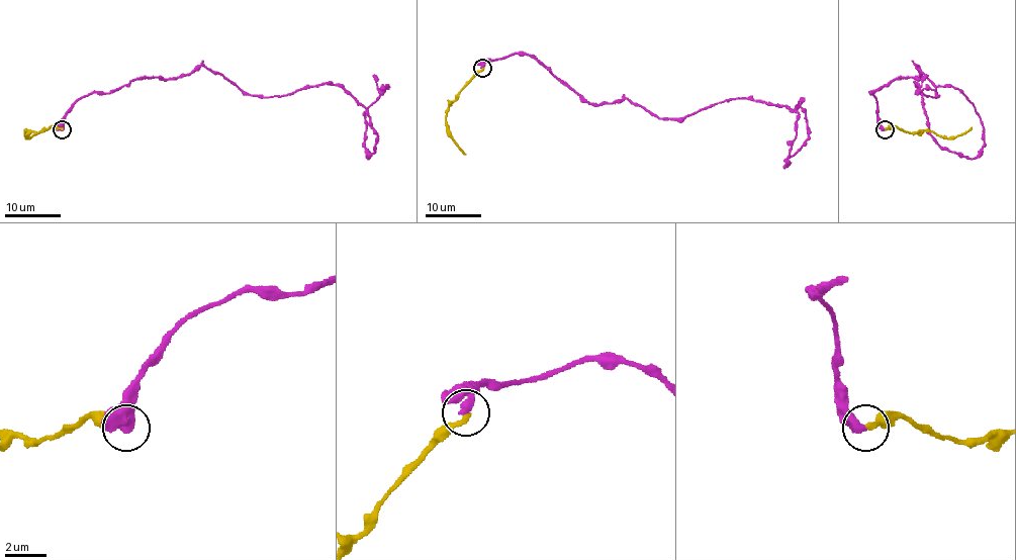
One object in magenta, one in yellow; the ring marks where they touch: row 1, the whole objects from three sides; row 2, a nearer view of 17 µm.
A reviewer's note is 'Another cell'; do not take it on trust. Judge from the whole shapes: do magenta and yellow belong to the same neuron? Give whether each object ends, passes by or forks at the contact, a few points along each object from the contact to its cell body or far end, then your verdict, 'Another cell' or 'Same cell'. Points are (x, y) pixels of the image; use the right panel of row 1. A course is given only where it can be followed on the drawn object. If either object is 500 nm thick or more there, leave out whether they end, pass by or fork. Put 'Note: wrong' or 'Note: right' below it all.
At the ring magenta ends. At the ring yellow ends. Course of magenta: (886, 129), (871, 93), (916, 65), (932, 136), (976, 158), (978, 112), (927, 75). Course of yellow: (886, 129), (898, 126), (909, 132), (933, 130), (954, 137), (971, 126). Another cell
Note: right

